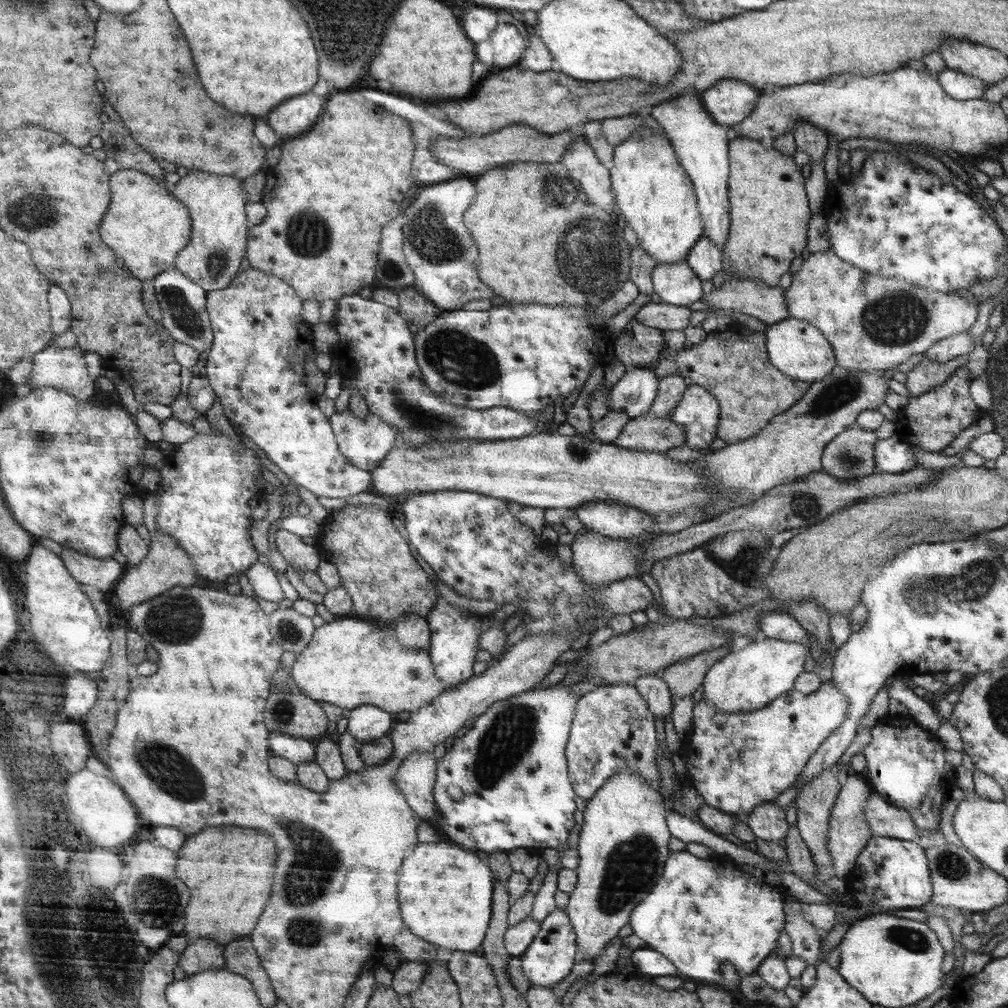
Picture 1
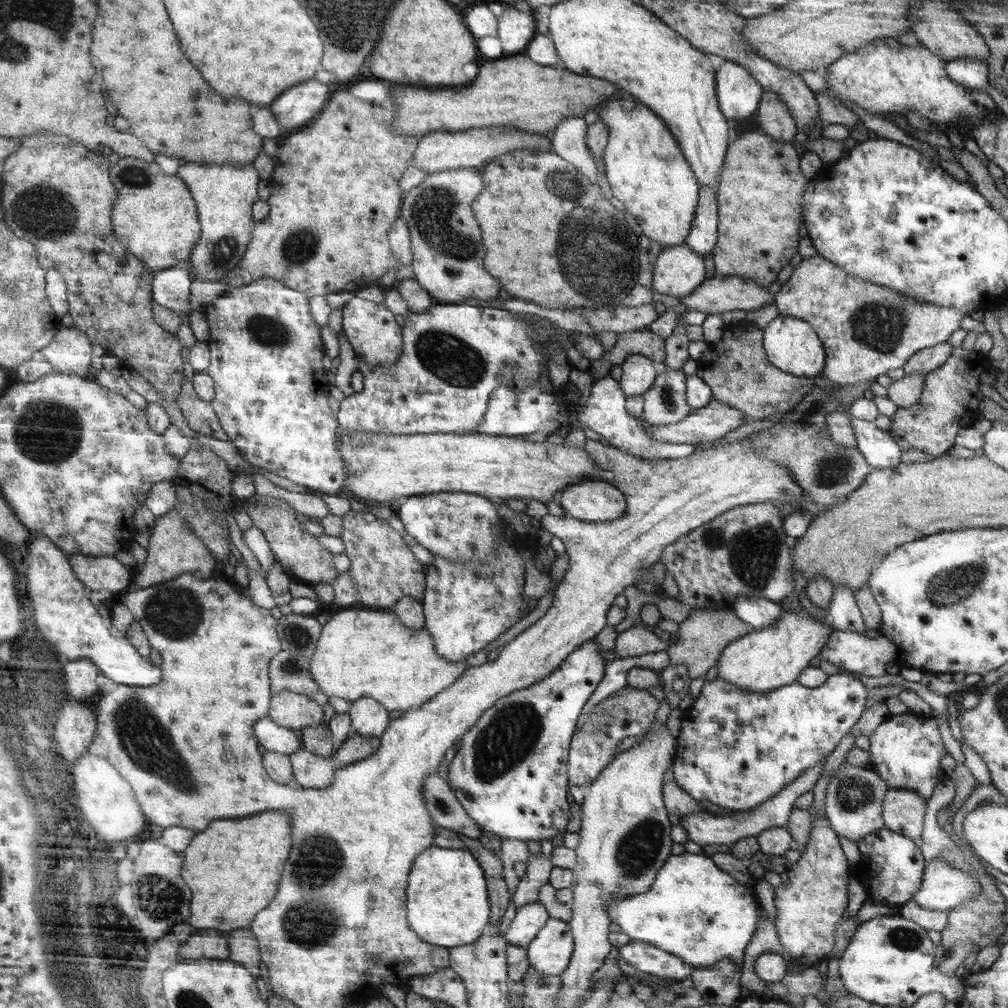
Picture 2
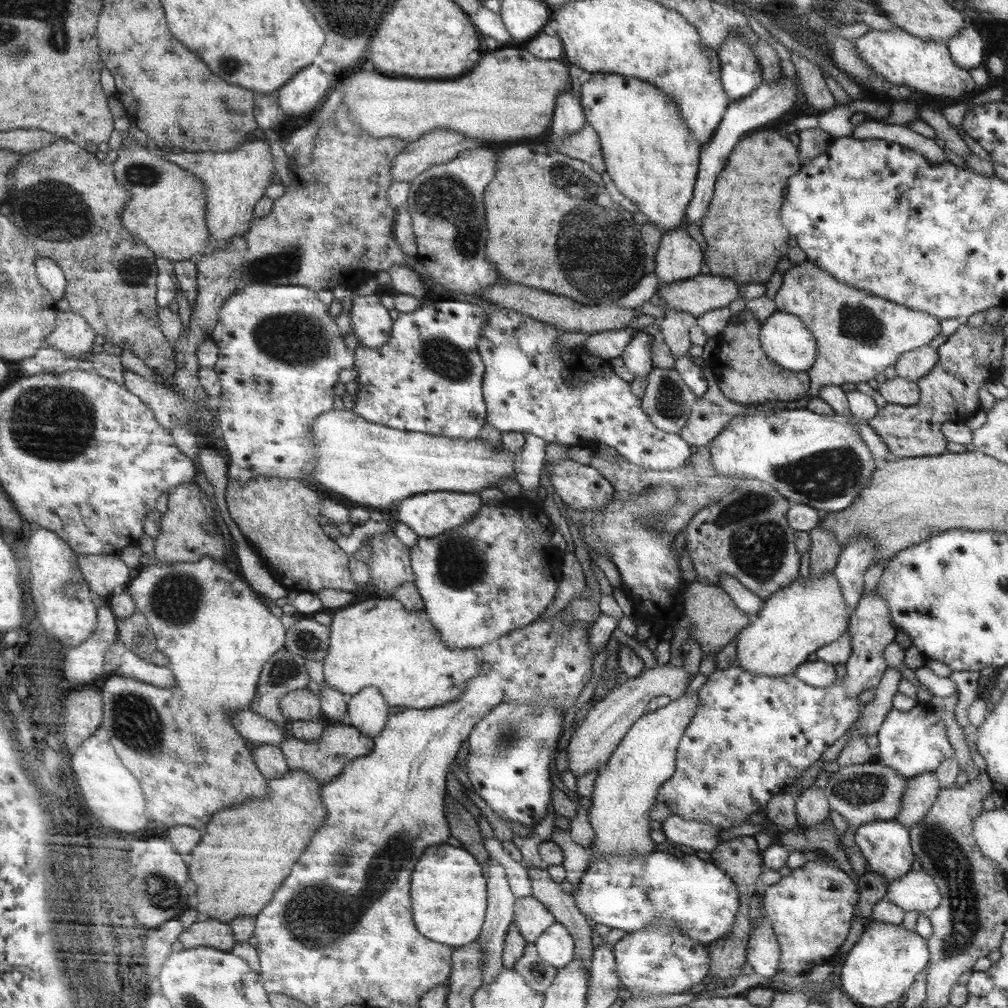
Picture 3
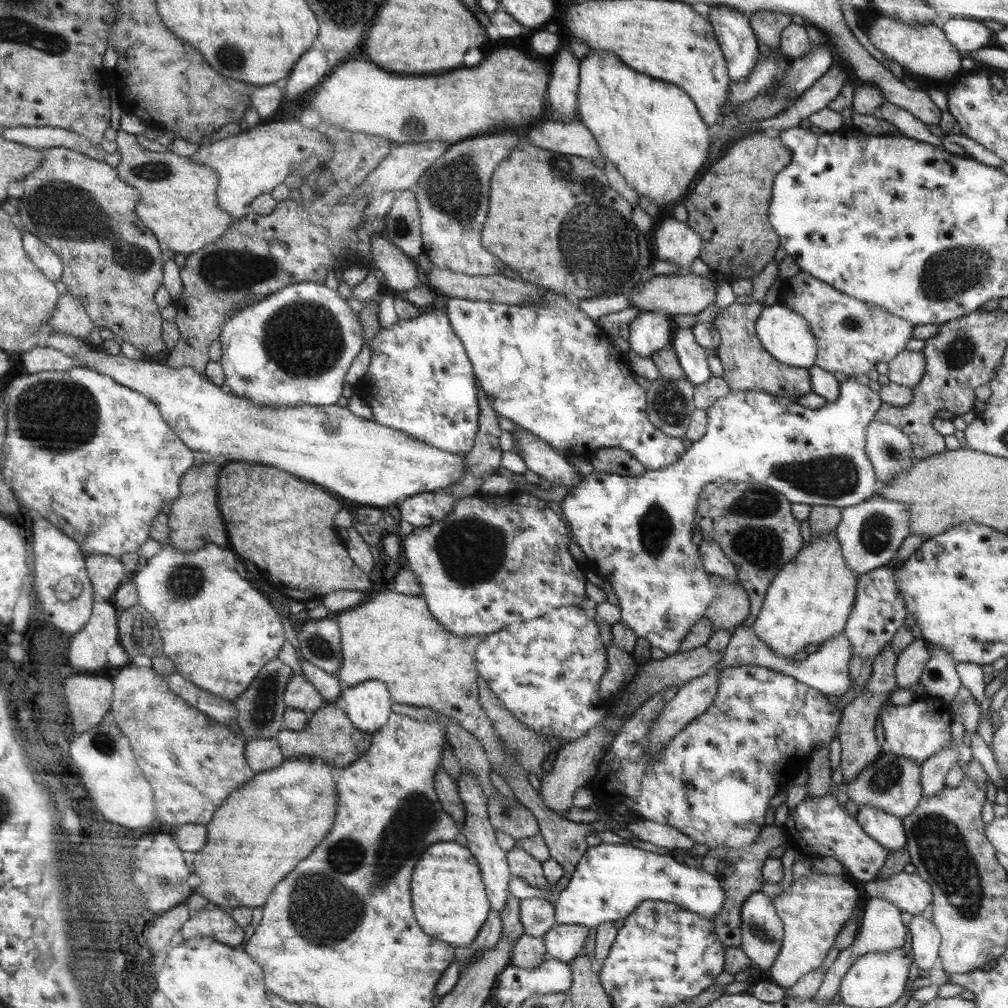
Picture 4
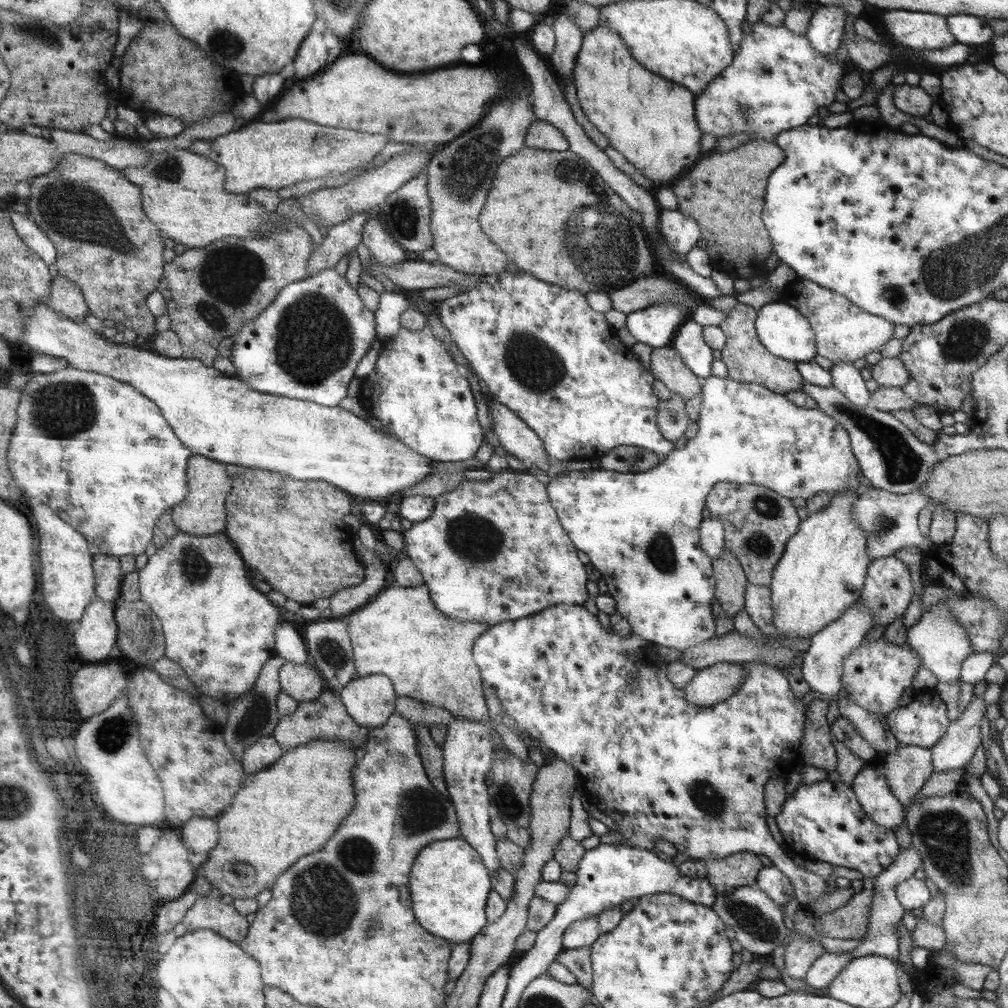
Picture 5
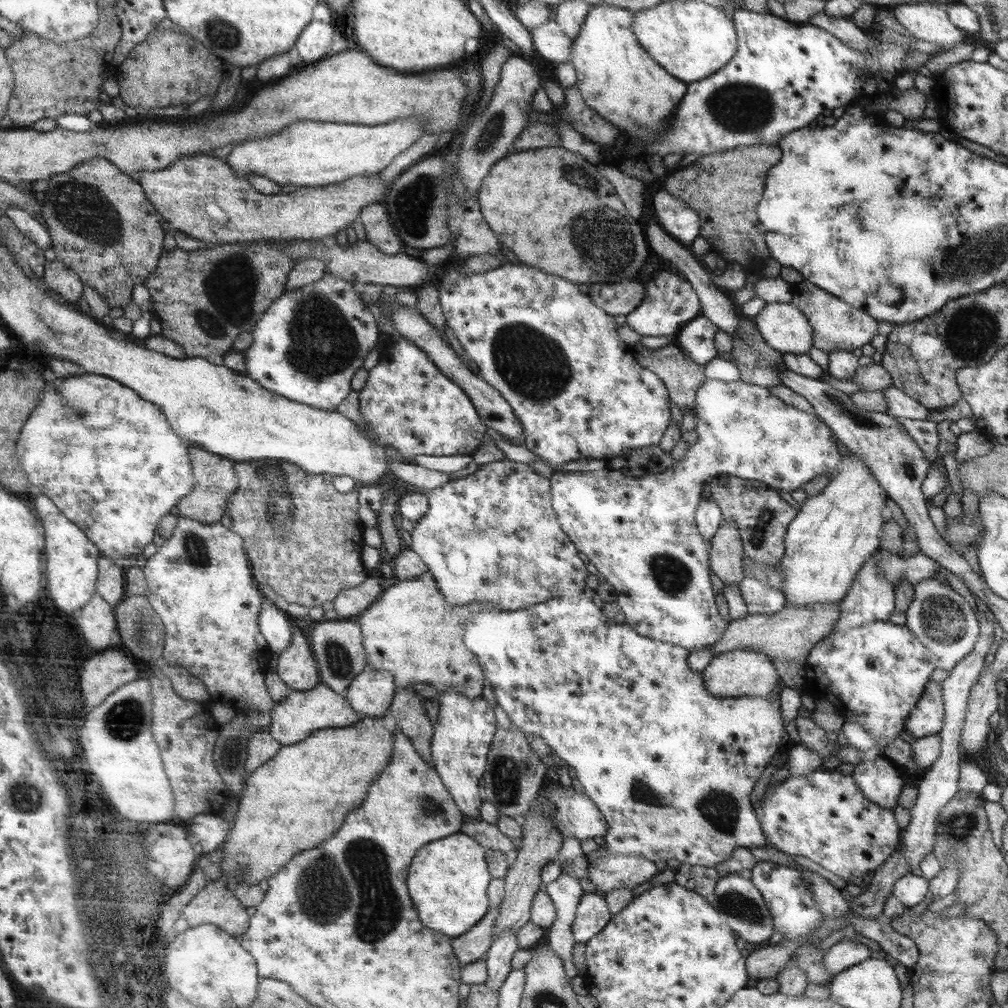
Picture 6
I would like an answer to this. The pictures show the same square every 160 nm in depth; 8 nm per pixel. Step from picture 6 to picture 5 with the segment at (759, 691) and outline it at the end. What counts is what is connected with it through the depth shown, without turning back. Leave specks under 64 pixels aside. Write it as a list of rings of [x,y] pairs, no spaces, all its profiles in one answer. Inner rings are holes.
[[[718,663],[699,670],[683,688],[685,698],[696,706],[714,706],[738,692],[745,670],[736,663]]]

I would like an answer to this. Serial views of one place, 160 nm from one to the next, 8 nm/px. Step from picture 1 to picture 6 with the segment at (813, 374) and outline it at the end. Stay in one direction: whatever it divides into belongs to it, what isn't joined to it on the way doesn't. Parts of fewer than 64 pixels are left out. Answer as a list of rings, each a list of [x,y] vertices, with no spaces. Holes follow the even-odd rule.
[[[791,302],[766,303],[752,320],[765,342],[780,354],[807,354],[812,350],[813,328]]]

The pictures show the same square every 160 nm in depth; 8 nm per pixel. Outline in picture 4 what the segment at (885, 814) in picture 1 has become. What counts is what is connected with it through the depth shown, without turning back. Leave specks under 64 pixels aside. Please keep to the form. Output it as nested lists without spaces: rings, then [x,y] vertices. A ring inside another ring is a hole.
[[[952,738],[949,747],[941,753],[930,756],[921,764],[920,782],[923,796],[934,796],[945,787],[948,771],[959,764],[958,743]]]

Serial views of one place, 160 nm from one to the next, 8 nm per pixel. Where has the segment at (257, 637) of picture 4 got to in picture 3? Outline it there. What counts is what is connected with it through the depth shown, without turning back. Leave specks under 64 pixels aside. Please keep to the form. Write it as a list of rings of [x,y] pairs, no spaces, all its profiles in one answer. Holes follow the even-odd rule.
[[[212,557],[201,558],[196,562],[177,562],[163,563],[155,561],[144,568],[138,568],[127,591],[135,602],[138,611],[142,612],[148,619],[151,629],[154,631],[157,640],[157,648],[162,651],[171,662],[170,668],[173,670],[175,685],[172,688],[162,688],[152,686],[150,683],[136,680],[135,678],[123,677],[118,675],[108,675],[110,678],[106,680],[106,684],[100,684],[104,694],[105,714],[101,727],[108,731],[108,738],[113,747],[120,754],[122,762],[126,762],[126,766],[130,770],[134,770],[134,774],[138,774],[138,778],[142,778],[142,786],[146,786],[146,802],[150,802],[150,818],[154,818],[156,822],[164,822],[162,826],[168,828],[174,826],[192,826],[192,828],[204,828],[212,814],[219,810],[229,809],[238,803],[249,801],[252,797],[265,797],[269,793],[268,779],[258,770],[257,763],[252,760],[252,753],[244,736],[232,725],[228,724],[228,714],[242,709],[248,709],[256,700],[258,693],[258,684],[260,682],[262,666],[269,661],[269,658],[284,648],[284,640],[286,640],[286,628],[282,626],[282,622],[256,594],[256,591],[249,584],[246,584],[238,574],[234,574],[226,564]]]

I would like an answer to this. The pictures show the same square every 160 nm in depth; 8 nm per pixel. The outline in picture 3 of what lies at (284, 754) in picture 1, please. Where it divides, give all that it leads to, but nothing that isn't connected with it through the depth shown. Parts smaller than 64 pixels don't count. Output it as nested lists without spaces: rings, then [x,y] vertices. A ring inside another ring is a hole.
[[[249,708],[234,712],[230,723],[254,745],[278,745],[284,736],[280,728],[271,720],[266,720]]]

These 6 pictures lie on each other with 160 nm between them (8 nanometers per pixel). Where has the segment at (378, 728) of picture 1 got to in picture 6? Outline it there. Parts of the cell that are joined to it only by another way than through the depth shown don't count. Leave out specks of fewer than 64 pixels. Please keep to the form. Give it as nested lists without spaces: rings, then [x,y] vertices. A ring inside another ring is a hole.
[[[370,664],[353,680],[345,697],[364,716],[384,716],[393,702],[396,679],[389,670],[376,670]]]

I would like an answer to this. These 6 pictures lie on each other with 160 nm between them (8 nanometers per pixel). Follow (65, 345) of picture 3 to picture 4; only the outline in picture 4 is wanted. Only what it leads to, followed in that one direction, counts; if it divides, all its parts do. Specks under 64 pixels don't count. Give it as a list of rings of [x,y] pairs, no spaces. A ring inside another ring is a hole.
[[[61,294],[59,302],[49,322],[52,331],[58,331],[87,342],[95,322],[90,318],[81,299],[73,294]]]

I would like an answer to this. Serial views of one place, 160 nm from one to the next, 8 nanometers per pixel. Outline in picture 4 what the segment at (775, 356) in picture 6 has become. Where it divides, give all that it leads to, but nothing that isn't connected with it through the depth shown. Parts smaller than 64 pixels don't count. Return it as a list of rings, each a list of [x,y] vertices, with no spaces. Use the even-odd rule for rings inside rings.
[[[735,302],[723,308],[713,320],[721,336],[720,345],[717,347],[717,358],[724,368],[724,375],[721,378],[734,392],[762,390],[786,398],[810,393],[812,388],[808,370],[782,364],[765,350],[764,344],[758,338],[756,322],[763,308],[763,303]]]

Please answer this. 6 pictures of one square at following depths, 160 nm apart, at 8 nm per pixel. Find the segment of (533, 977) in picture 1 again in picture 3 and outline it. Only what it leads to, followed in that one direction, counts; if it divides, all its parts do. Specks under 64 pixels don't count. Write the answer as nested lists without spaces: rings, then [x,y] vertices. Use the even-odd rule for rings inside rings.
[[[559,922],[549,926],[534,942],[538,956],[557,970],[576,959],[576,940],[572,932]]]

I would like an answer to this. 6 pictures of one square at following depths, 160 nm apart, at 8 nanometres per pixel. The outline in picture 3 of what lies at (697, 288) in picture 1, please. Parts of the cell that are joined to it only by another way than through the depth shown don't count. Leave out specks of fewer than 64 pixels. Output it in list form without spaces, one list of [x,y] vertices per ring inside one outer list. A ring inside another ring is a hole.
[[[683,228],[663,233],[655,252],[655,272],[660,283],[673,283],[697,277],[702,266],[700,244]]]

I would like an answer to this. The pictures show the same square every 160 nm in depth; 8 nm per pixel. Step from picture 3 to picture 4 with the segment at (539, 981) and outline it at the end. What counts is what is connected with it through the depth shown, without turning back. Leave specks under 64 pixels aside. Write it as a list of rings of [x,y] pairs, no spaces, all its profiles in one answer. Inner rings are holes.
[[[524,932],[515,940],[510,965],[522,970],[536,970],[549,959],[543,937],[535,937]]]

